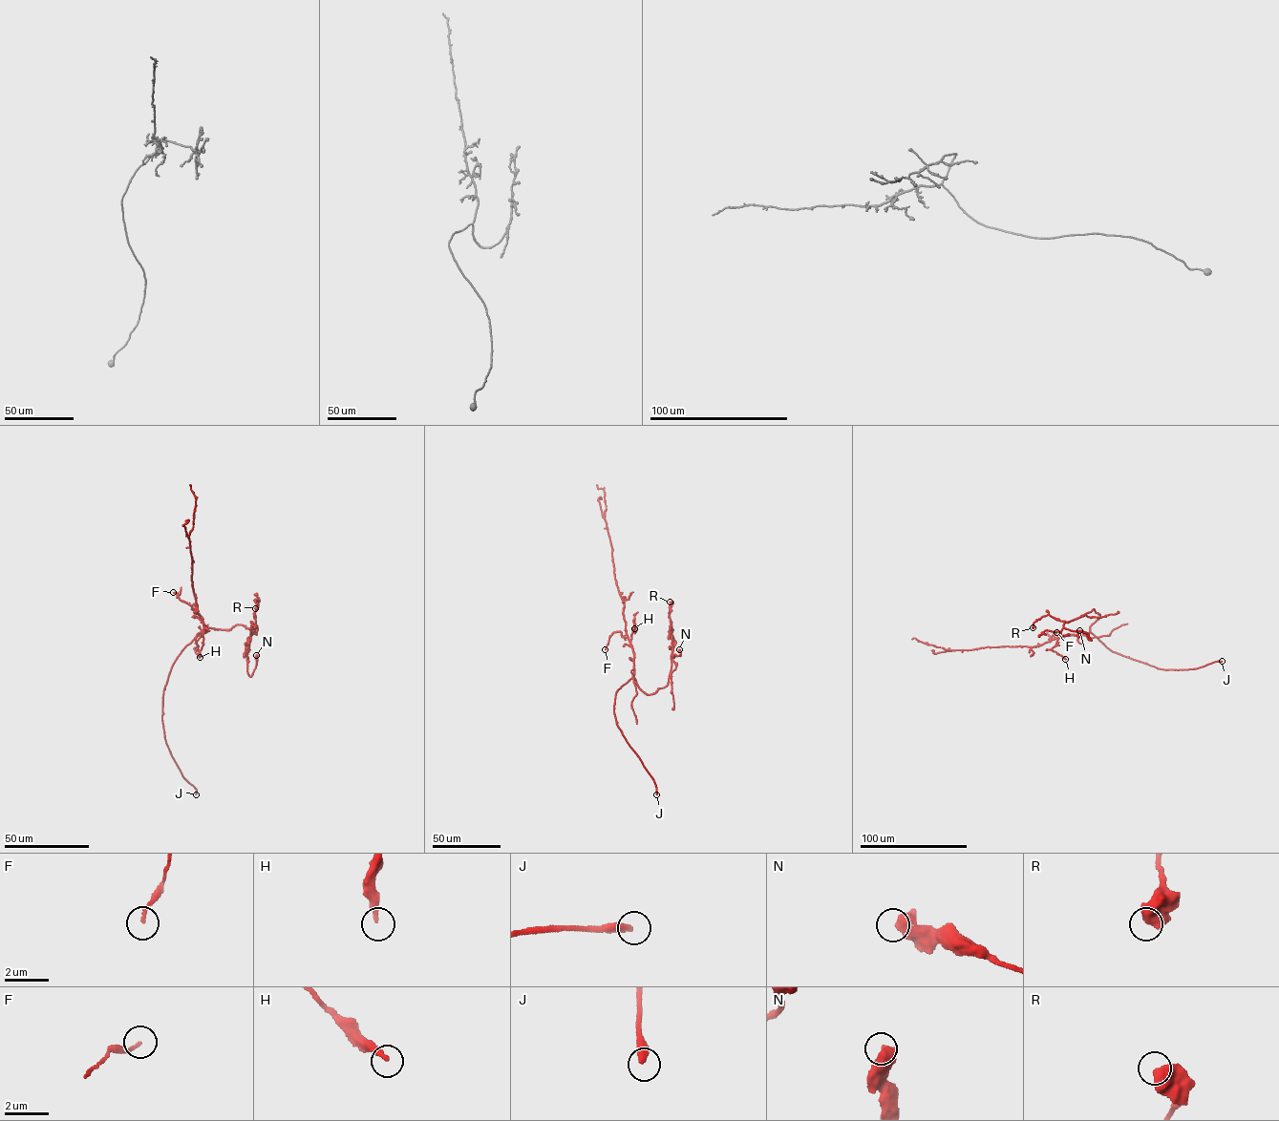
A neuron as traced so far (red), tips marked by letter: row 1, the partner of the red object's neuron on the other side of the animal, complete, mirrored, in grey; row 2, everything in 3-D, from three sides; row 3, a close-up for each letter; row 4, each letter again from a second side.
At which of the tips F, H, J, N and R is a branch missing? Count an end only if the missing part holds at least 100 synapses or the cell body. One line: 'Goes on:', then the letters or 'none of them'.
Goes on: J

